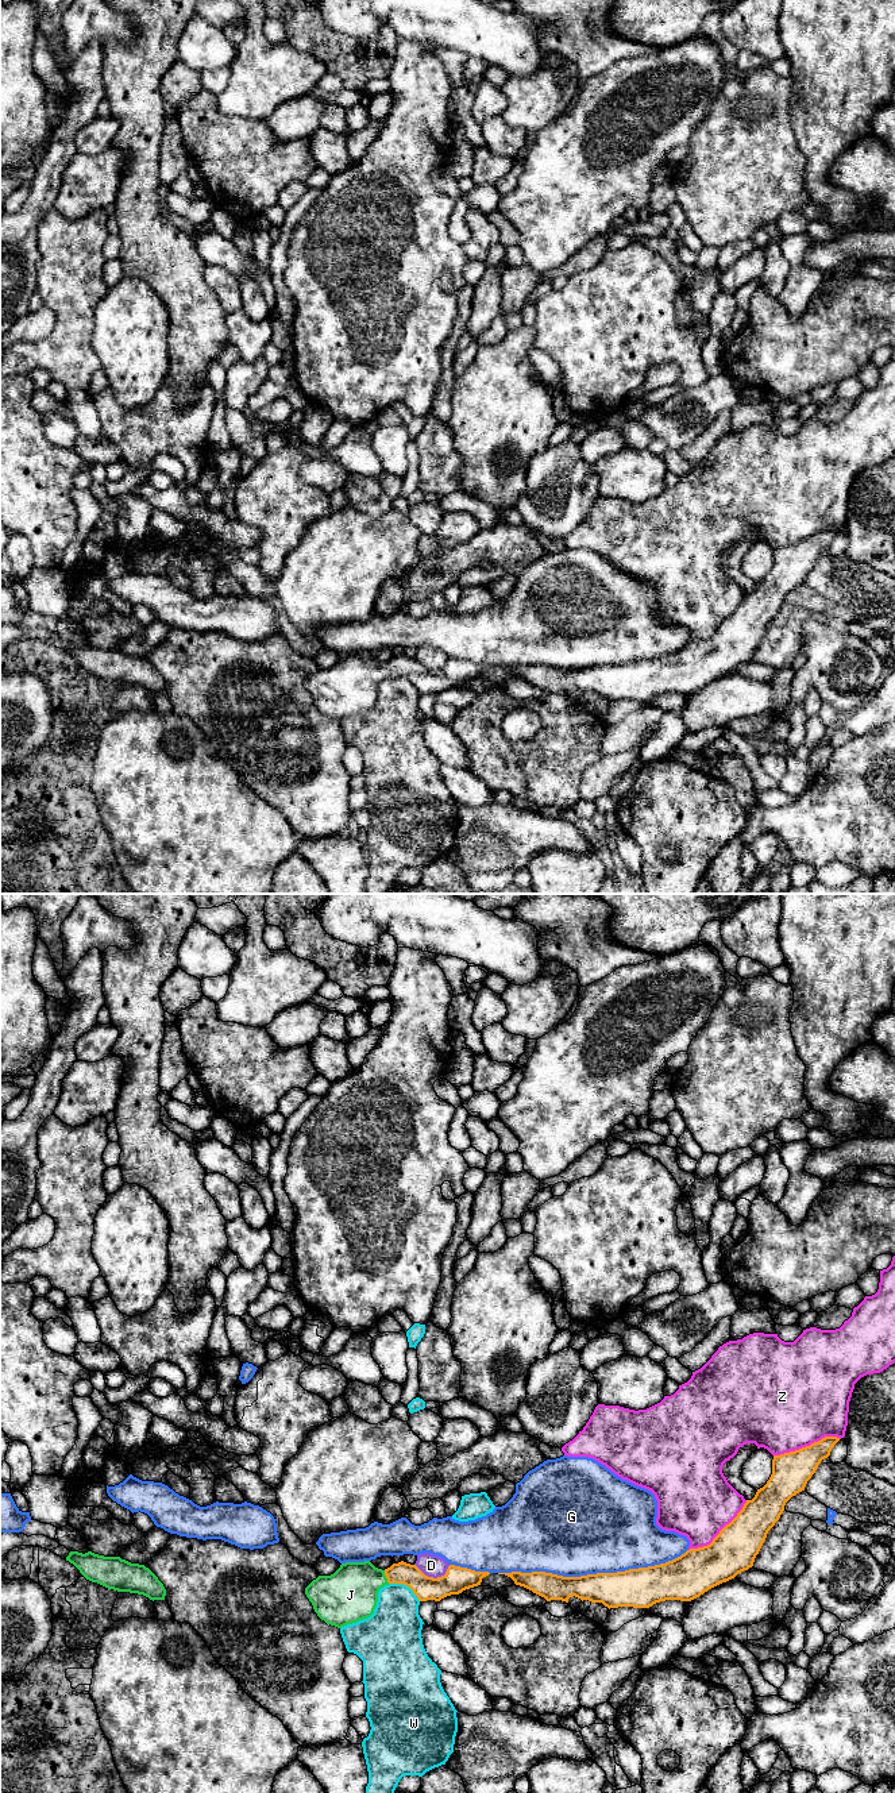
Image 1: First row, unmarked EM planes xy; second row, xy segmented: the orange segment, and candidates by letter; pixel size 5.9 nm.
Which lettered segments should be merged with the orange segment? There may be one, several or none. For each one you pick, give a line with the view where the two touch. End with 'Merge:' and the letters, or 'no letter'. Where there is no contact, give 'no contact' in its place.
J: xy
Merge: J

